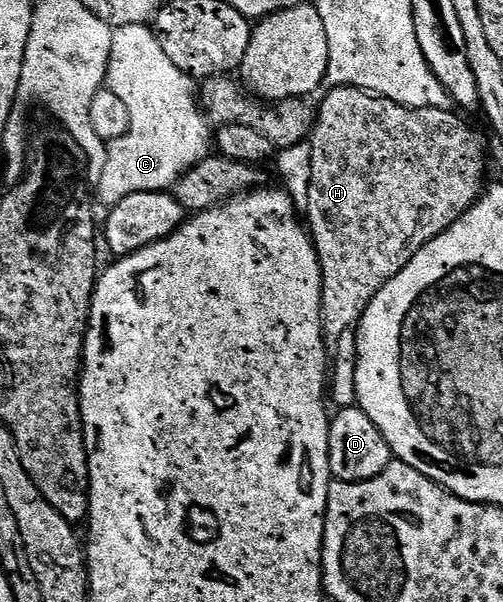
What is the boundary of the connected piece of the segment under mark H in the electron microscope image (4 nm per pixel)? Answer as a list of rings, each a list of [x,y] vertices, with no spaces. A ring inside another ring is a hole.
[[[337,86],[326,92],[328,94],[324,96],[323,103],[317,106],[315,129],[312,130],[309,139],[312,148],[312,184],[309,187],[309,208],[305,213],[305,222],[309,227],[323,273],[321,296],[323,341],[328,347],[335,348],[347,333],[350,335],[358,327],[360,320],[363,319],[363,313],[369,308],[377,292],[381,292],[384,284],[396,278],[407,267],[409,260],[413,260],[413,256],[417,256],[417,252],[421,252],[421,248],[429,244],[429,240],[444,234],[466,210],[479,201],[485,190],[483,177],[487,174],[487,154],[483,151],[482,140],[471,131],[471,126],[465,119],[458,118],[463,116],[456,113],[454,109],[417,108],[414,110],[388,98],[381,98],[377,94],[358,90],[356,86]]]

